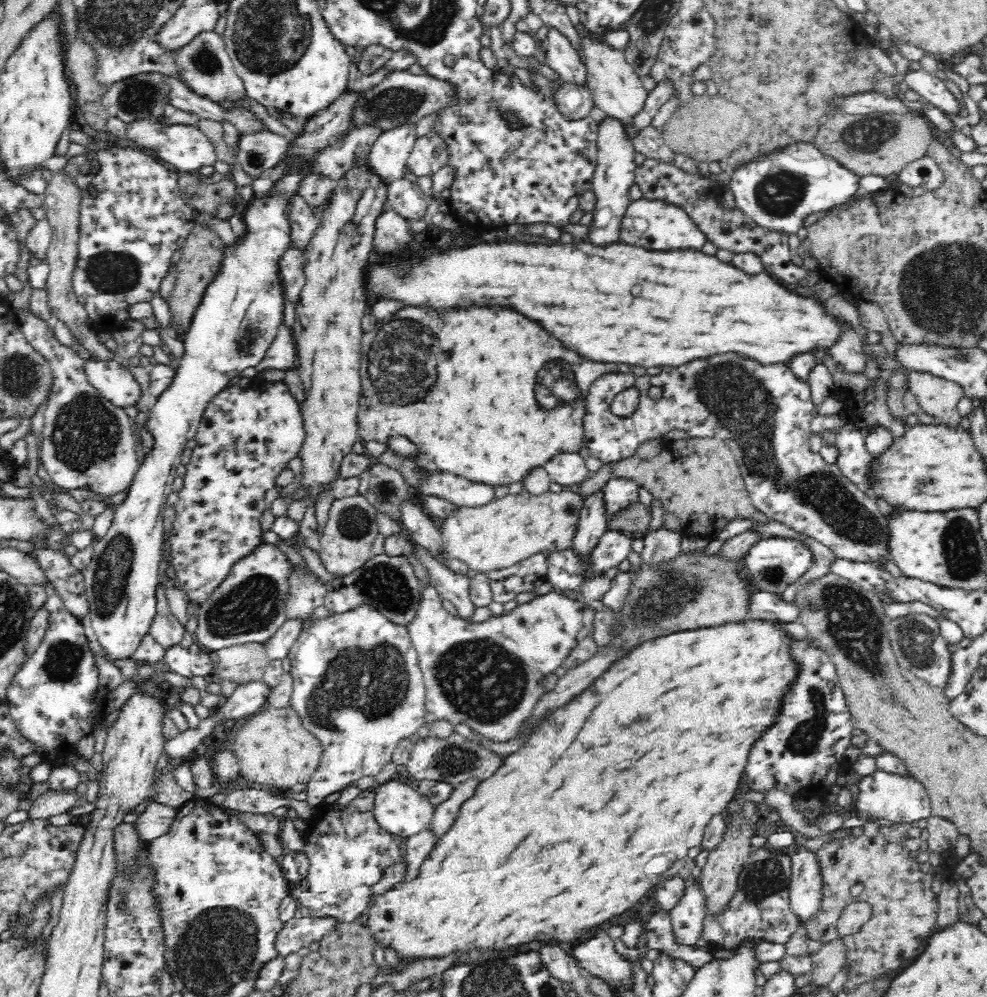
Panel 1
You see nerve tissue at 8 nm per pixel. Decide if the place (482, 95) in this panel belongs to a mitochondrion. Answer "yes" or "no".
no

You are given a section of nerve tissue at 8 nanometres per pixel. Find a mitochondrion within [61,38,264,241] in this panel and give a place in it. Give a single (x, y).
(139, 96)

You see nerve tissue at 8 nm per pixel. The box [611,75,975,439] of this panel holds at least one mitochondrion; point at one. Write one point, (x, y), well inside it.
(778, 194)

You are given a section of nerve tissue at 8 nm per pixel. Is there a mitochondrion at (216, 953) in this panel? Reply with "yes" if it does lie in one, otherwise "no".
yes

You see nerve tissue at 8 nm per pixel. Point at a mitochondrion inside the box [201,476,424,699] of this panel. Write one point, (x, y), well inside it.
(383, 584)

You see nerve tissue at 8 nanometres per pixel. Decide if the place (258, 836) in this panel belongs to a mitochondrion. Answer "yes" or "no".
no

